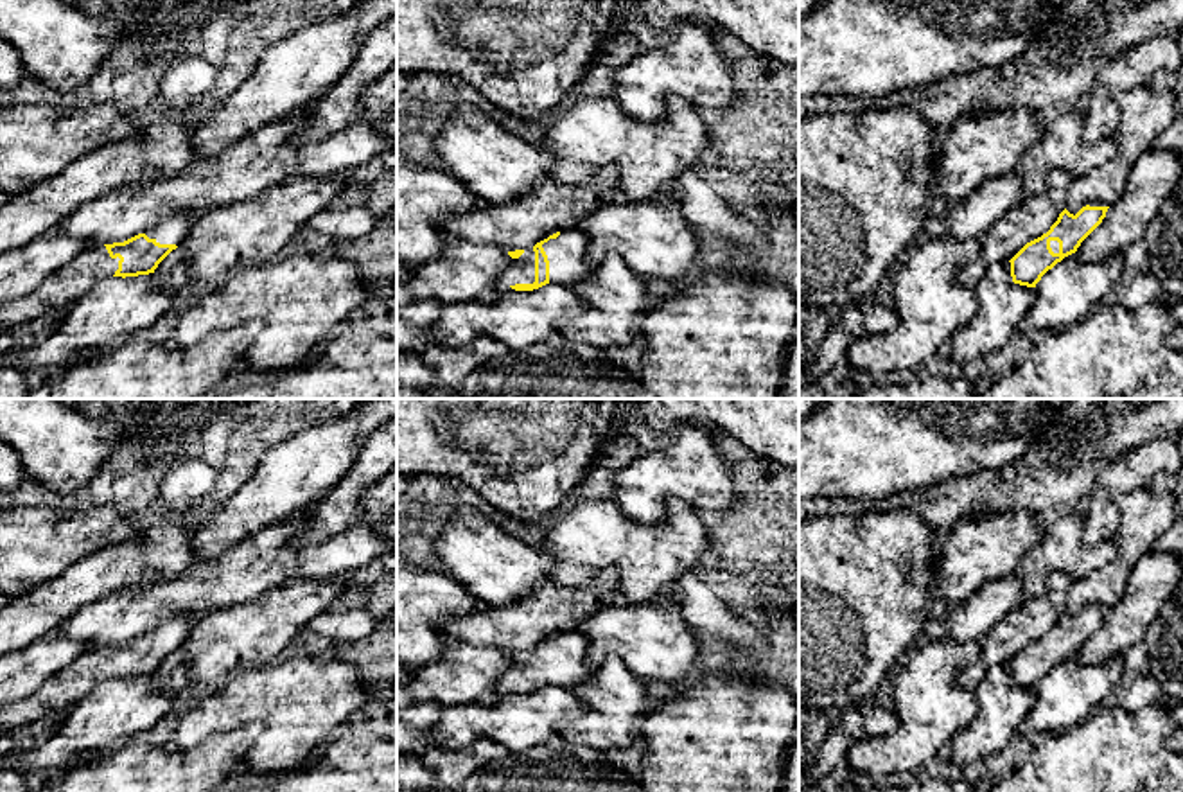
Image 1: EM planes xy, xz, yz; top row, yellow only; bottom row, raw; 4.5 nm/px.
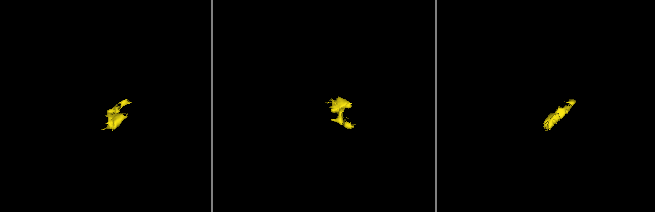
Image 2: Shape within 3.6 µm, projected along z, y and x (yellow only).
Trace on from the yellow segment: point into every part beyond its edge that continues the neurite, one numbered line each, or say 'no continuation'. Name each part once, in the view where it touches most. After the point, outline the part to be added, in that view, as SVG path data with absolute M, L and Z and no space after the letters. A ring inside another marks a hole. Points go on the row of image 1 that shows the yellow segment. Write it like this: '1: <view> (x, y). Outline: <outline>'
1: xz (568, 254). Outline: M564 230L542 248L549 260L549 282L571 286L591 275L589 239L582 230Z
2: xz (521, 270). Outline: M533 248L524 250L519 259L512 259L512 264L497 277L501 287L510 287L515 284L533 284L535 282L535 251Z

